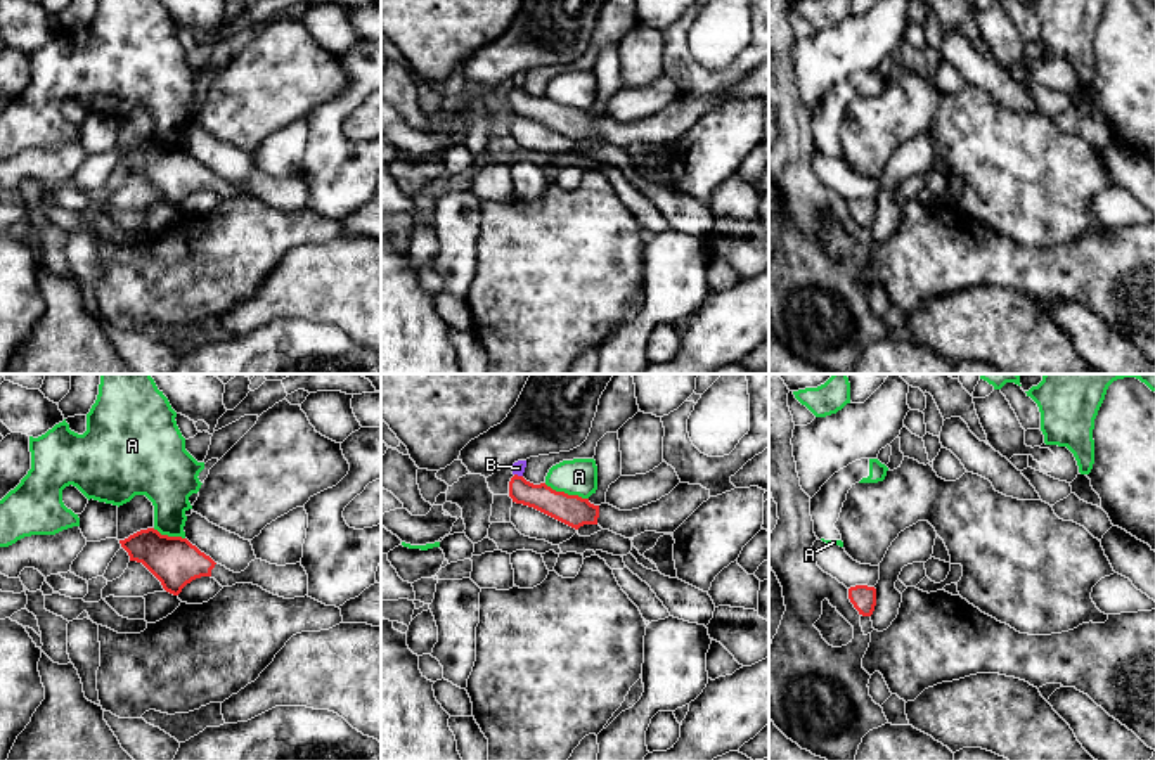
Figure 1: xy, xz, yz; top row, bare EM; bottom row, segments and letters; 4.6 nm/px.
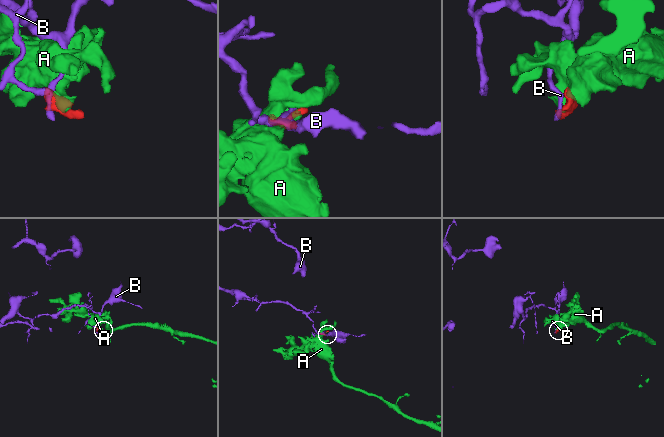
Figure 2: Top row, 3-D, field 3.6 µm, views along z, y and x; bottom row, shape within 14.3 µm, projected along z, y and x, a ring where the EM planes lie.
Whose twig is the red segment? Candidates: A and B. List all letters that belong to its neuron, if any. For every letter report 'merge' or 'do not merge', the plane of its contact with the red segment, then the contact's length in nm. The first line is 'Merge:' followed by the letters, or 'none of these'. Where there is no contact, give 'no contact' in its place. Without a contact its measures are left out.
Merge: none of these
A: do not merge; contact in xz; length 220 nm
B: do not merge; contact in xz; length 40 nm

